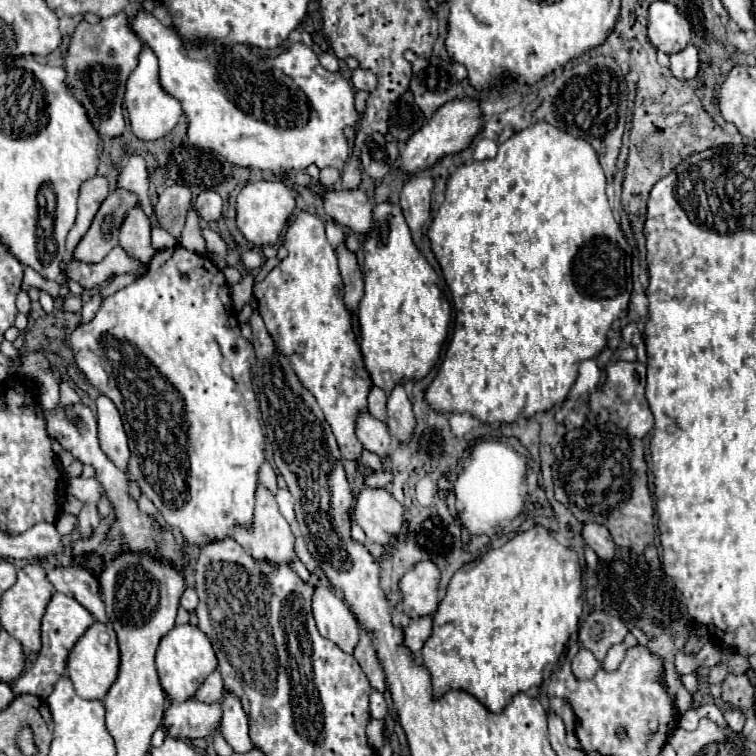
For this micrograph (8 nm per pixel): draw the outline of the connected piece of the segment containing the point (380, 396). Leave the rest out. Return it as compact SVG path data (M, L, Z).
M372 385L370 393L368 393L368 411L380 419L380 421L386 421L386 391Z

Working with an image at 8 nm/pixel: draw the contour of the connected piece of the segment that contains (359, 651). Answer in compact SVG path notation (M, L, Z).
M366 629L360 631L360 641L358 641L356 649L354 649L354 657L356 657L356 661L360 663L360 667L364 669L364 673L366 673L366 677L368 677L370 685L372 685L374 689L384 691L384 689L386 689L384 669L382 669L382 665L380 665L380 661L378 661L378 655L374 653L372 637L370 637L370 633L368 633Z

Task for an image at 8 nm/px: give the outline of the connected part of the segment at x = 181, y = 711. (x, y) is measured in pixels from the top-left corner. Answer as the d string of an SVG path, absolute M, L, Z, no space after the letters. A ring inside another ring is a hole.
M188 699L182 703L172 703L164 713L162 727L168 735L180 739L204 739L214 735L220 727L220 705L202 705L200 701Z

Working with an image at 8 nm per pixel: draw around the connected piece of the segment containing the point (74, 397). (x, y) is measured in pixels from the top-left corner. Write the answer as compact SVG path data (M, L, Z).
M59 378L60 399L58 406L64 408L66 406L81 403L81 398L75 392L73 385L70 382Z

